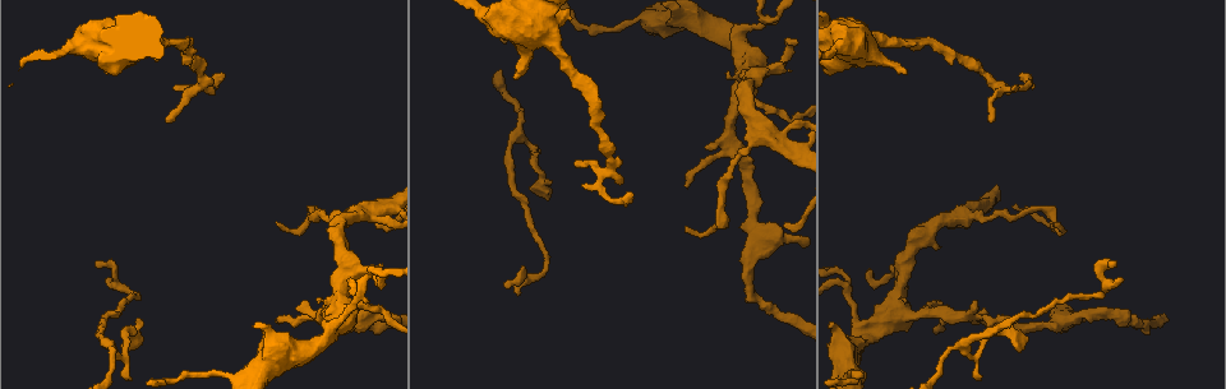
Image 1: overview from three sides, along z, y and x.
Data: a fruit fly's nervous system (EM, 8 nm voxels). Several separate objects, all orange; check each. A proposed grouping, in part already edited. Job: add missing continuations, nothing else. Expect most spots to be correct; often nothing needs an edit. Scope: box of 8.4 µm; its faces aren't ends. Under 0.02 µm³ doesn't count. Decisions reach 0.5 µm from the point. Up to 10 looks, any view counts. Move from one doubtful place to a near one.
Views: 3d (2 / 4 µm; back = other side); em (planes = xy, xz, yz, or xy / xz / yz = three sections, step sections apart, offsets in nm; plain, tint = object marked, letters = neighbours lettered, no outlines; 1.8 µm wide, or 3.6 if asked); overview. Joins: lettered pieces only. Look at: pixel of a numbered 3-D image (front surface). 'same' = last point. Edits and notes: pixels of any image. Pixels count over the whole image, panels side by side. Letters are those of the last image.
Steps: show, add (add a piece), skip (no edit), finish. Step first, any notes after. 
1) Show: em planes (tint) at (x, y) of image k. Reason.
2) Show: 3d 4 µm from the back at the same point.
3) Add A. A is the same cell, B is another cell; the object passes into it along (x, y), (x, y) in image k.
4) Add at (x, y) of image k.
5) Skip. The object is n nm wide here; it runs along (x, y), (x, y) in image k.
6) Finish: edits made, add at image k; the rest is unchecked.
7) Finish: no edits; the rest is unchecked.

Show: em xz step 16 (tint) at (122, 329) of image 1. Sharp bend.

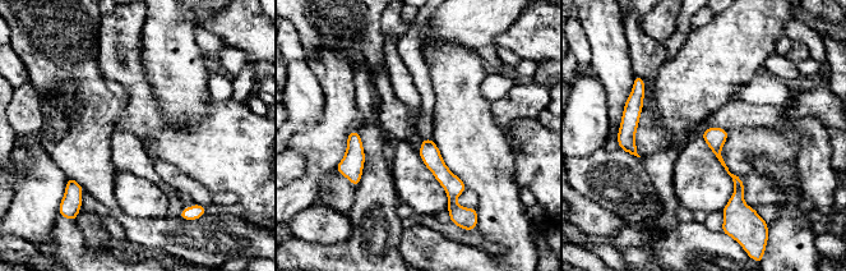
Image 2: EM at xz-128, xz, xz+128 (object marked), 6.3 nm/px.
Show: em planes (letters) at the same point. Another direction.

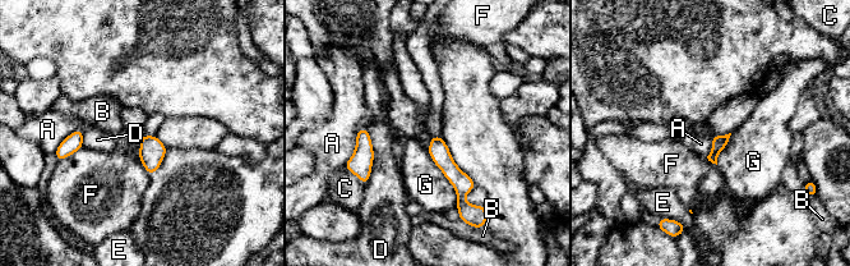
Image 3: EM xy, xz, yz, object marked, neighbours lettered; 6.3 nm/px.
Skip. The longest contact is with G, 420 nm; A, B, C, D, E, F and G are other cells; it runs along (434, 140), (460, 180), (460, 202) in image 3; none of them fits.

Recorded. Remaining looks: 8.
Show: em planes (letters) at (909, 317) of image 1. Four-way junction.

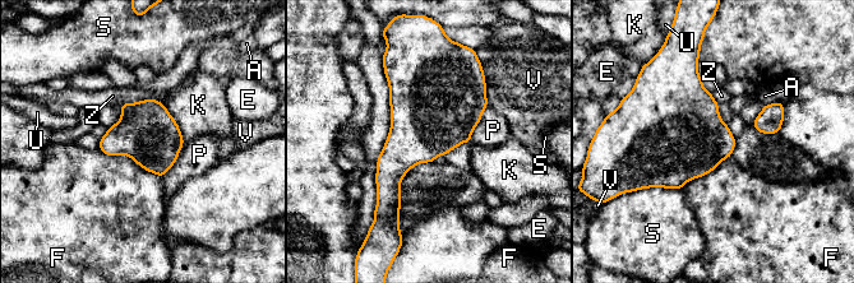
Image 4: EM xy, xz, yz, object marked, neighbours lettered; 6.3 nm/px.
Skip. A, E, F, K, P, S, U, V and Z are other cells; a border runs along (98, 148), (129, 156), (160, 177) in image 4; no lettered piece goes on from it.

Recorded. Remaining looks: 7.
Show: em planes (letters) at (631, 196) of image 1. Free end.

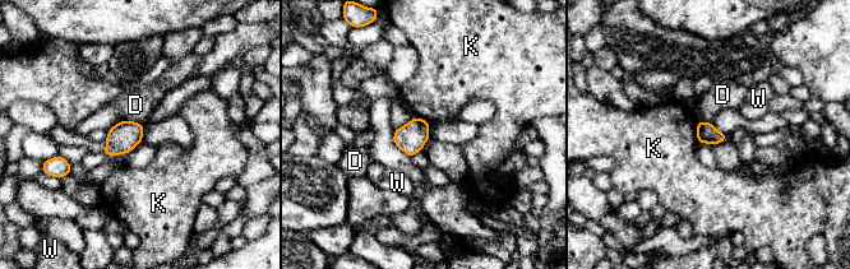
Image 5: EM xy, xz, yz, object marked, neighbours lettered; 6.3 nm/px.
Skip. The object is 130 nm wide here; D, K and W are other cells; a border runs along (123, 119), (142, 124) in image 5; none of them fits.

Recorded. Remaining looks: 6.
Show: 3d 4 µm at (101, 260) of image 1. End of a long branch.

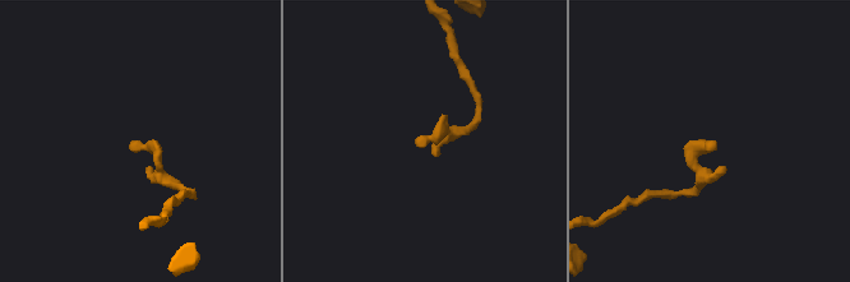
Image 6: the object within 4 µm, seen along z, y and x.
Show: em yz step 4 (letters) at (136, 141) of image 6. Now the EM.

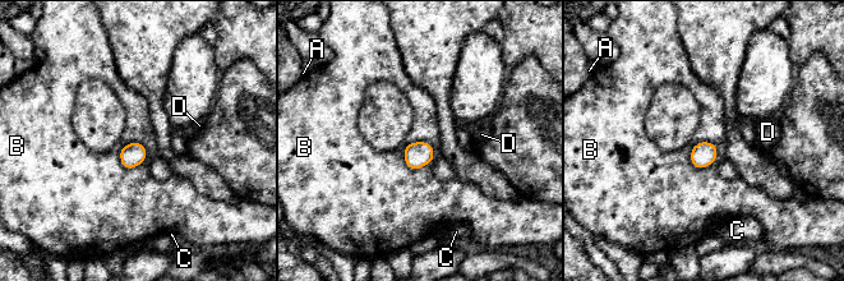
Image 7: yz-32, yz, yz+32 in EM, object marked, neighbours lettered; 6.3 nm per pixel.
Show: em xy step 8 (letters) at the same point. Another direction.

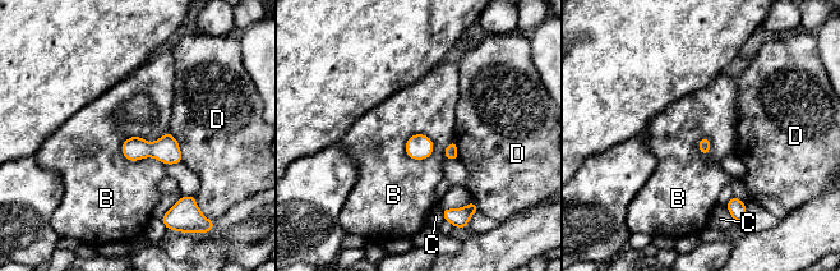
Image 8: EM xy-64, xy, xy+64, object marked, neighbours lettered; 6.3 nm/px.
Skip. B, C and D are other cells; a border runs along (169, 132), (130, 136), (121, 155) in image 8; no lettered piece goes on from it.

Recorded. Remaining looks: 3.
Finish: no edits; the rest is unchecked.

